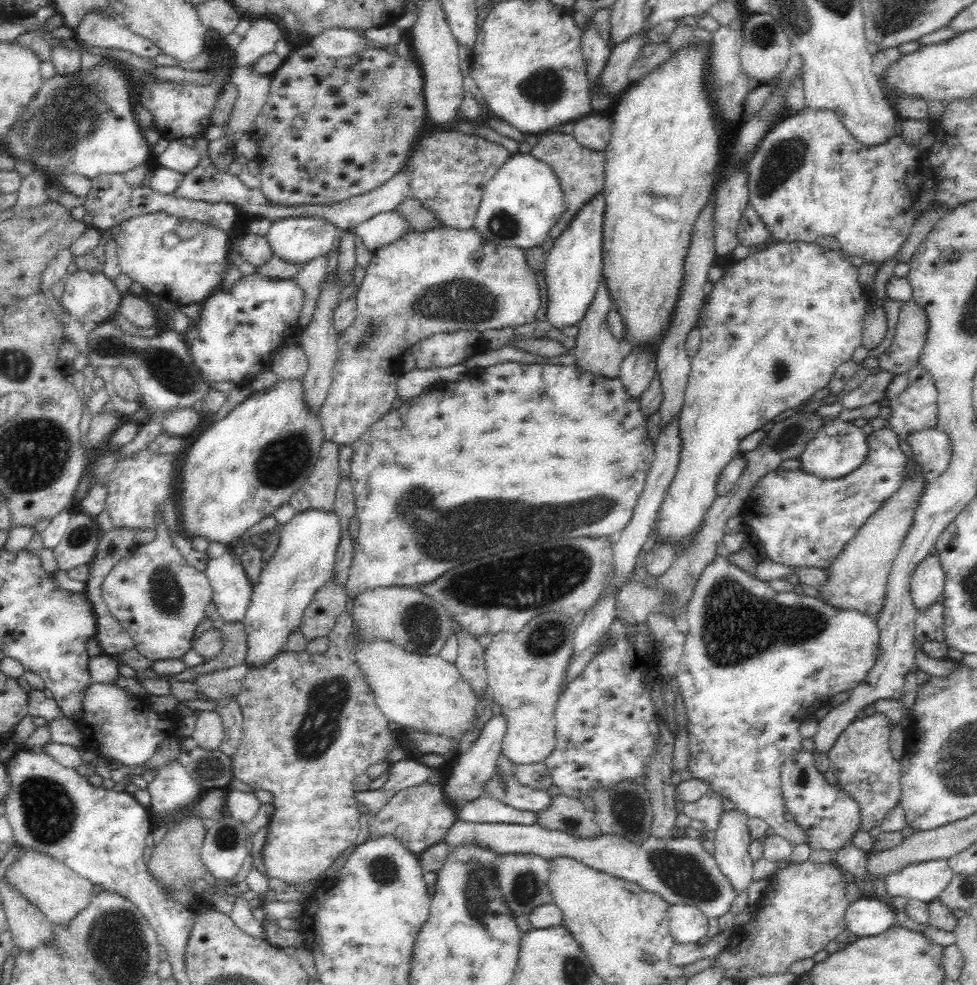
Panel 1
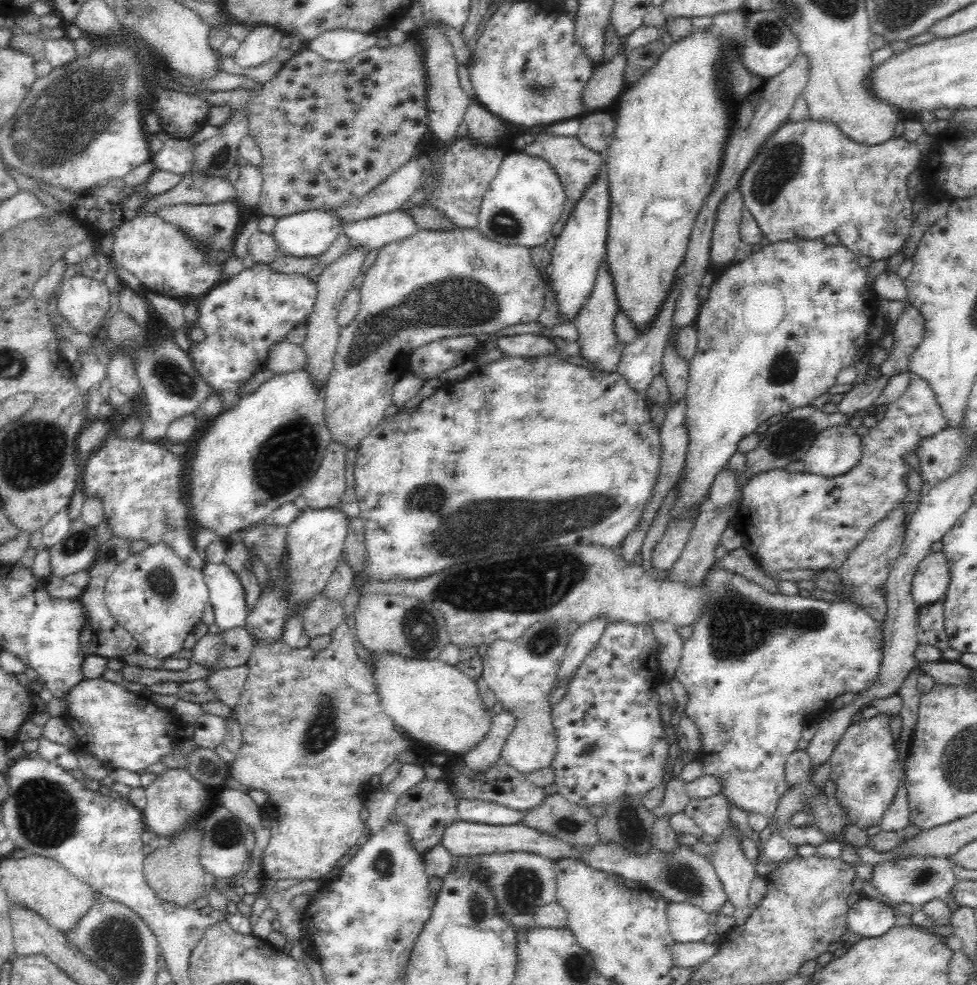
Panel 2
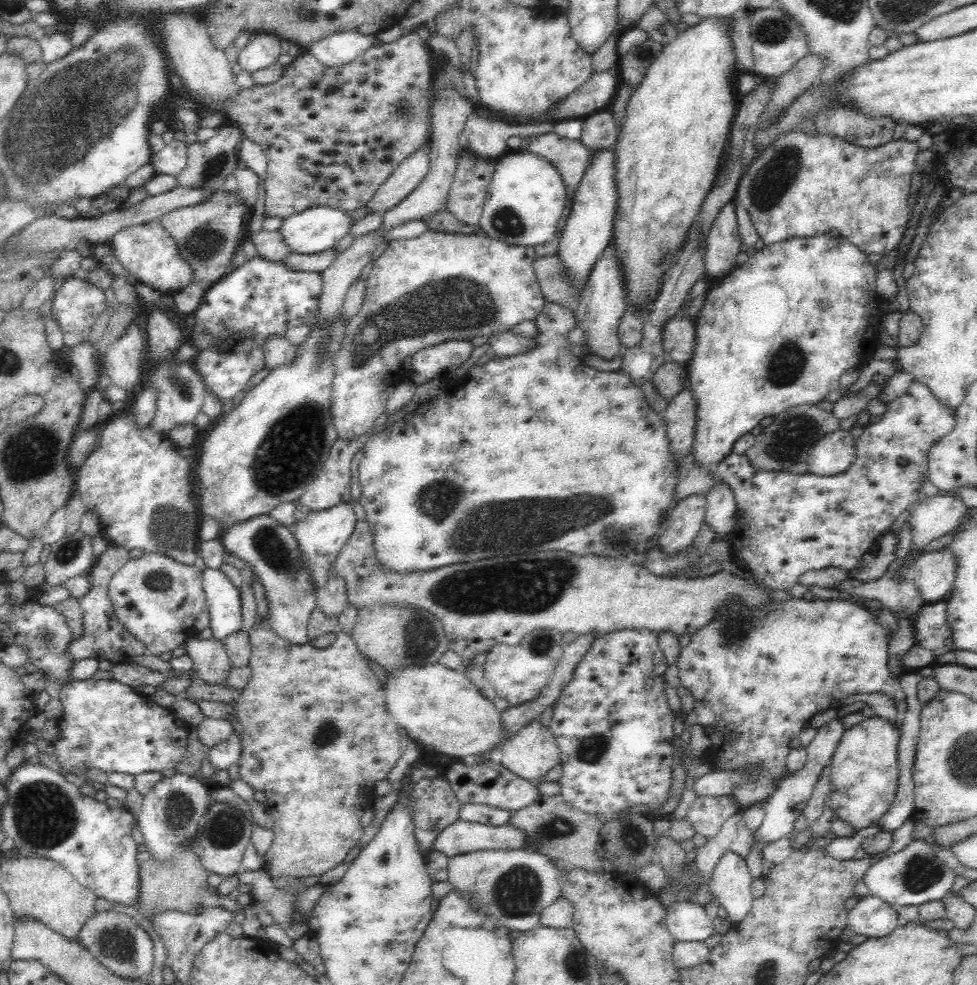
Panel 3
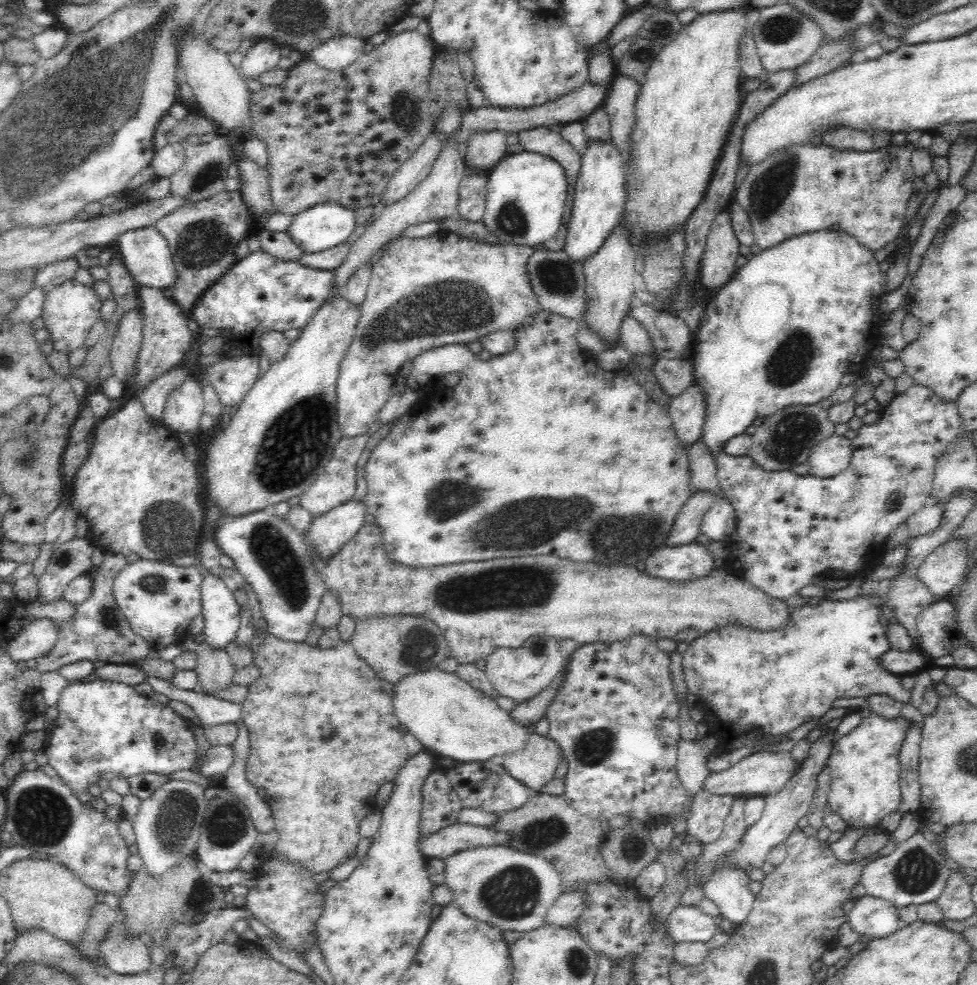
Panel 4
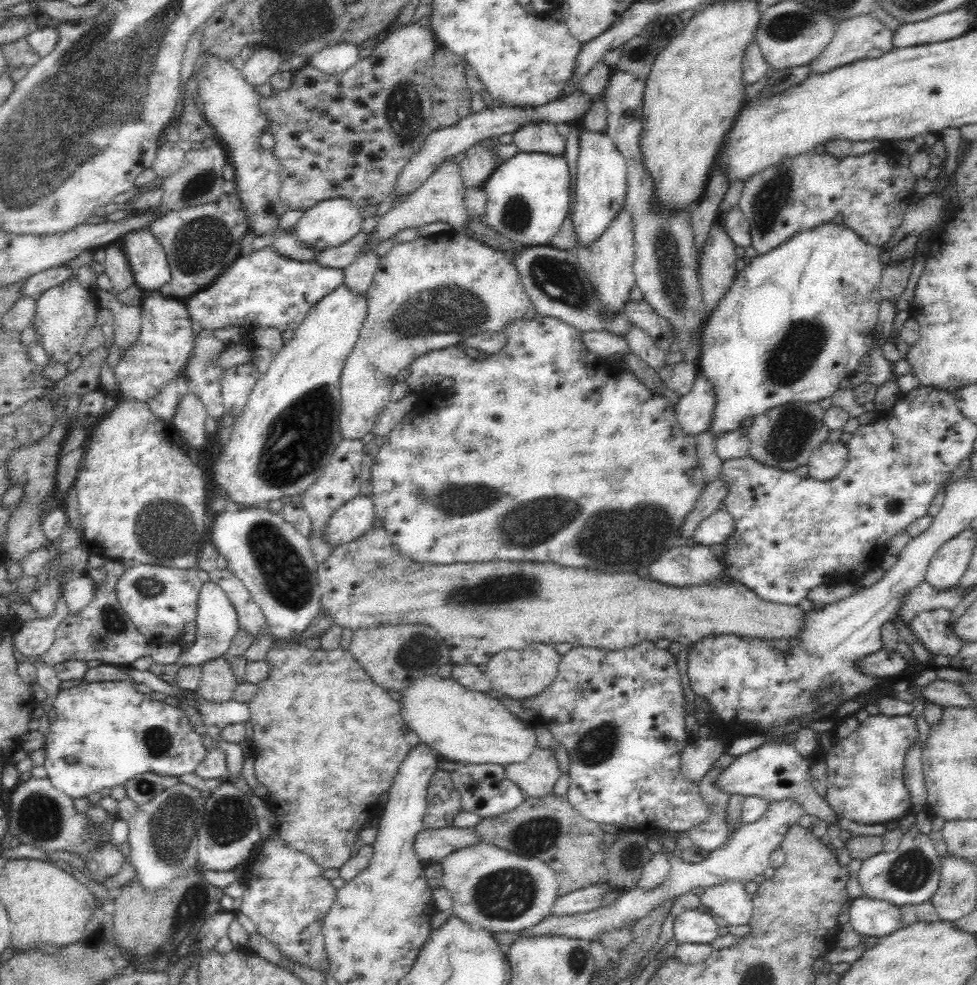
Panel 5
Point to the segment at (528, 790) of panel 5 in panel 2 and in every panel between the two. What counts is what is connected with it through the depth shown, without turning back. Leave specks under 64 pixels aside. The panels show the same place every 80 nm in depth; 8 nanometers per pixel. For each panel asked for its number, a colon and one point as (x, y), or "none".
2: (520, 672)
3: (530, 754)
4: (536, 765)

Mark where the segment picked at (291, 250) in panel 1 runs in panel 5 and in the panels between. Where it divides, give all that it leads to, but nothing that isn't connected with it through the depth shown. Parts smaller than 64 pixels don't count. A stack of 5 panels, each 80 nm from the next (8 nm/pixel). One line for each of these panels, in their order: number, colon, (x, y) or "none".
2: (309, 233)
3: (318, 228)
4: (327, 224)
5: (329, 223)

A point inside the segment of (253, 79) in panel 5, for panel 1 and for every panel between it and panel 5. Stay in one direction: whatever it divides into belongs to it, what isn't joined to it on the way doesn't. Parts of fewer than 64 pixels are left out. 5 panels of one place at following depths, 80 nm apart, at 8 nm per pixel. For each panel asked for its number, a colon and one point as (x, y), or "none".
1: (261, 39)
2: (262, 44)
3: (263, 49)
4: (264, 55)

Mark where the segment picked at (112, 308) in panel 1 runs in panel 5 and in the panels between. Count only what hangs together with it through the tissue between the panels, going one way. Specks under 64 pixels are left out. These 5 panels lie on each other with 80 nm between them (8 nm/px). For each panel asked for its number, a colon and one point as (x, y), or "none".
2: (83, 302)
3: (76, 306)
4: (70, 310)
5: (64, 314)

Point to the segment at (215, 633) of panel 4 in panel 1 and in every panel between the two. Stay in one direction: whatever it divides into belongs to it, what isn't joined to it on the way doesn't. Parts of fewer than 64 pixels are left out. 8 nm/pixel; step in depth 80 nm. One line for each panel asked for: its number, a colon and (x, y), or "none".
1: (231, 591)
2: (226, 595)
3: (223, 601)

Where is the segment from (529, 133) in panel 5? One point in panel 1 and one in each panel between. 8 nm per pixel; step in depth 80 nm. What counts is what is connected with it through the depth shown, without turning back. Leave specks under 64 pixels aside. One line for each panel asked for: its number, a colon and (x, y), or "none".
1: (581, 172)
2: (576, 165)
3: (571, 158)
4: (542, 139)

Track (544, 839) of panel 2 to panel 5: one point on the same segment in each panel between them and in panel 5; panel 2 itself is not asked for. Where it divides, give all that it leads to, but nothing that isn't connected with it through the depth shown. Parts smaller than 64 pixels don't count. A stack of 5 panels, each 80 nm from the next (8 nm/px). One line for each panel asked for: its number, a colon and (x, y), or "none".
3: (460, 837)
4: (443, 843)
5: (432, 845)

